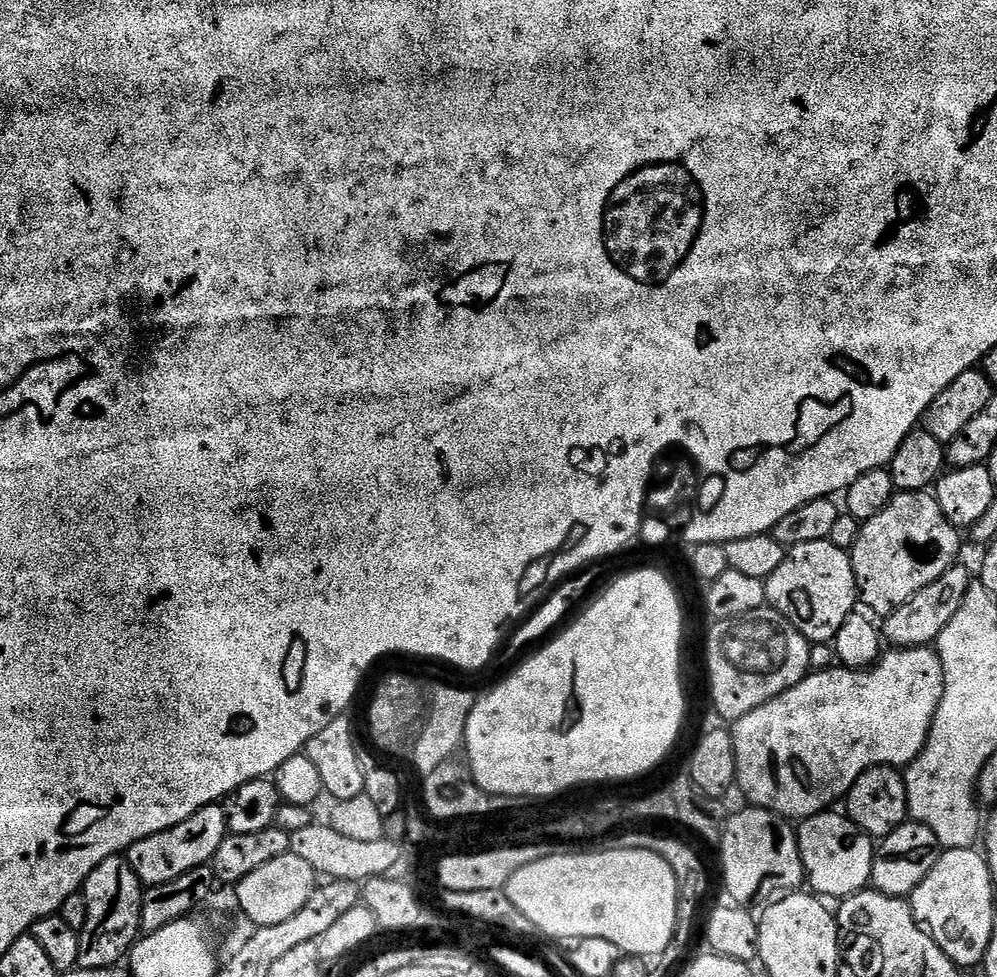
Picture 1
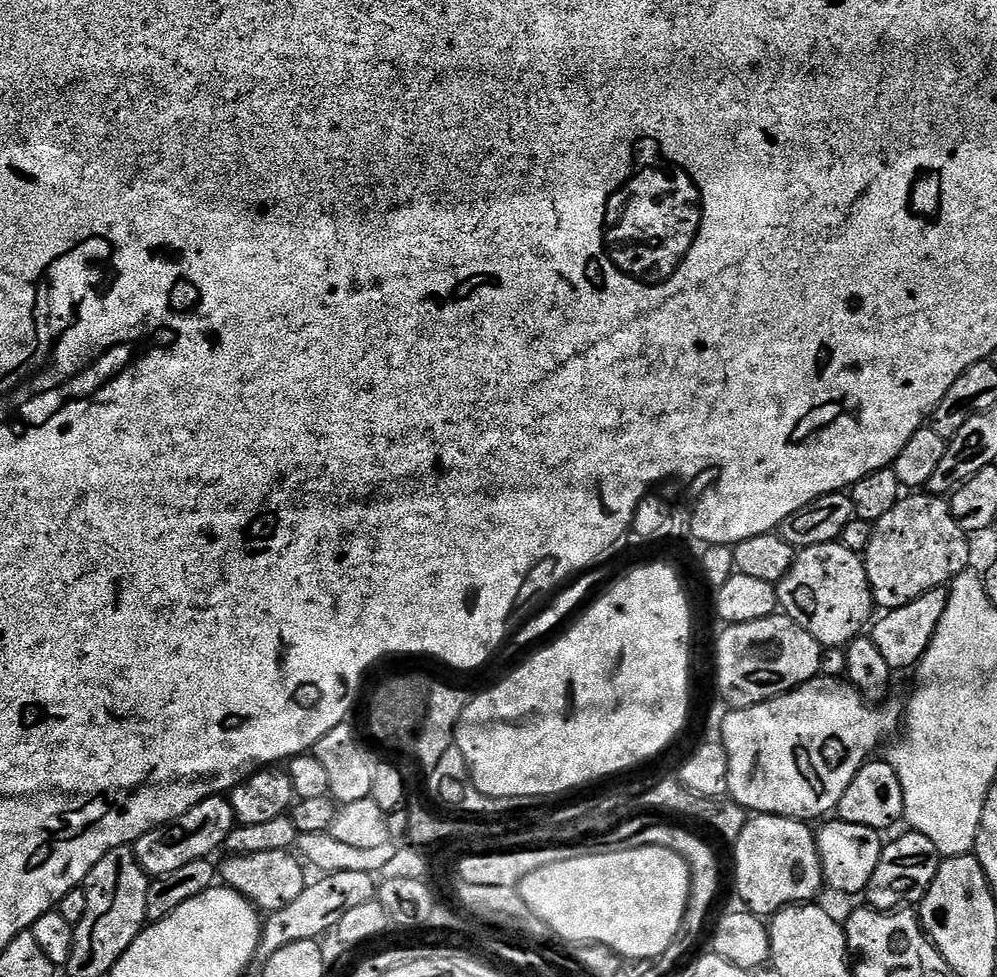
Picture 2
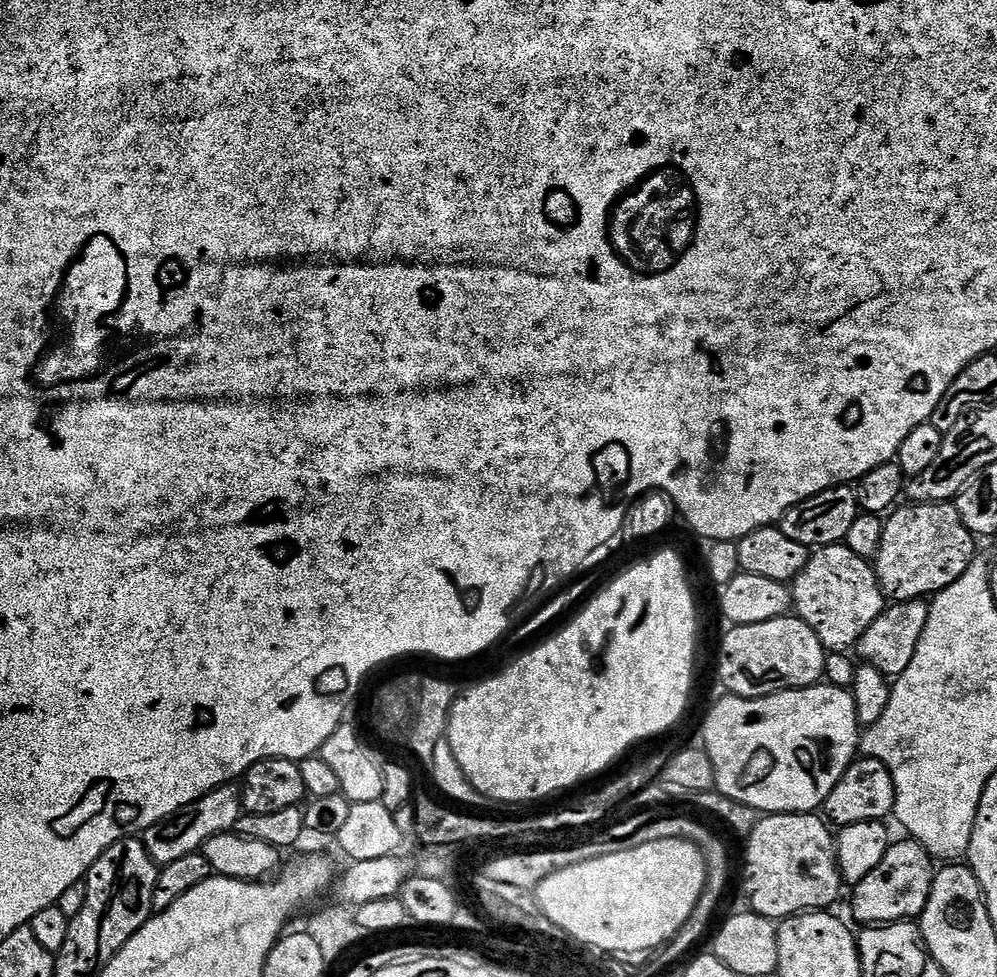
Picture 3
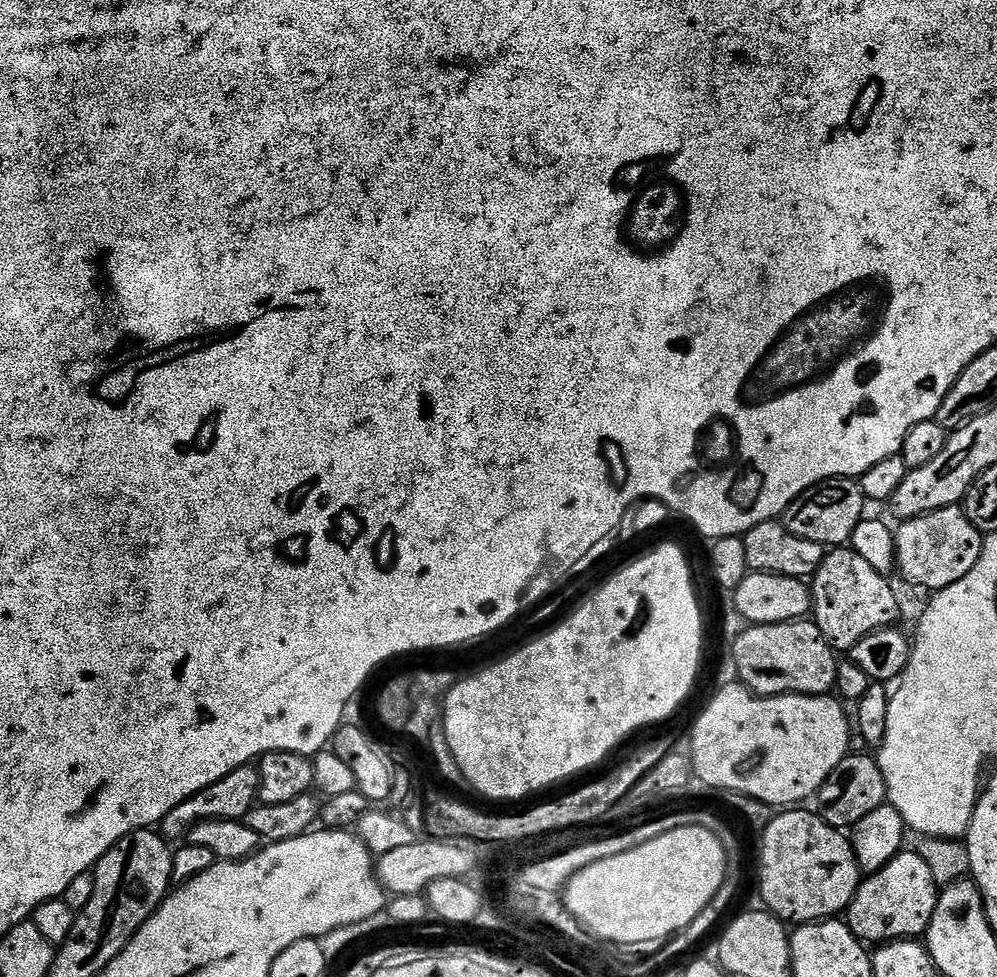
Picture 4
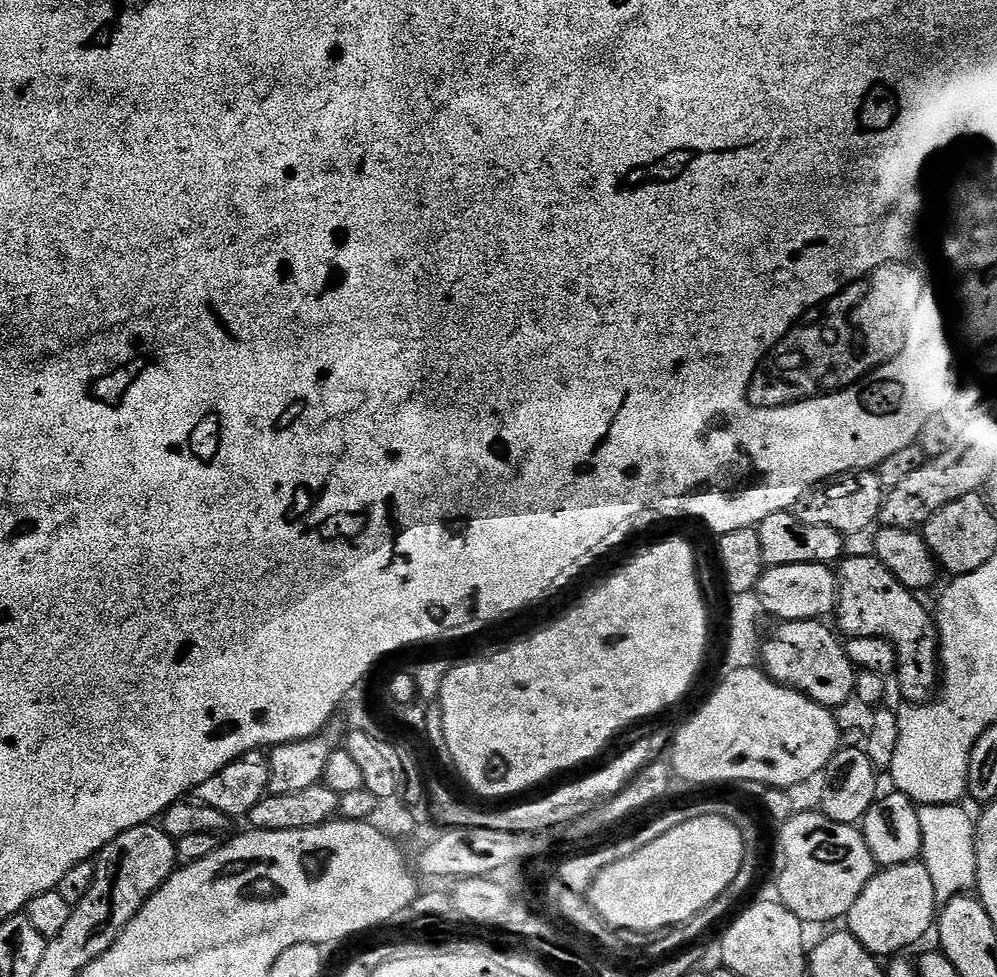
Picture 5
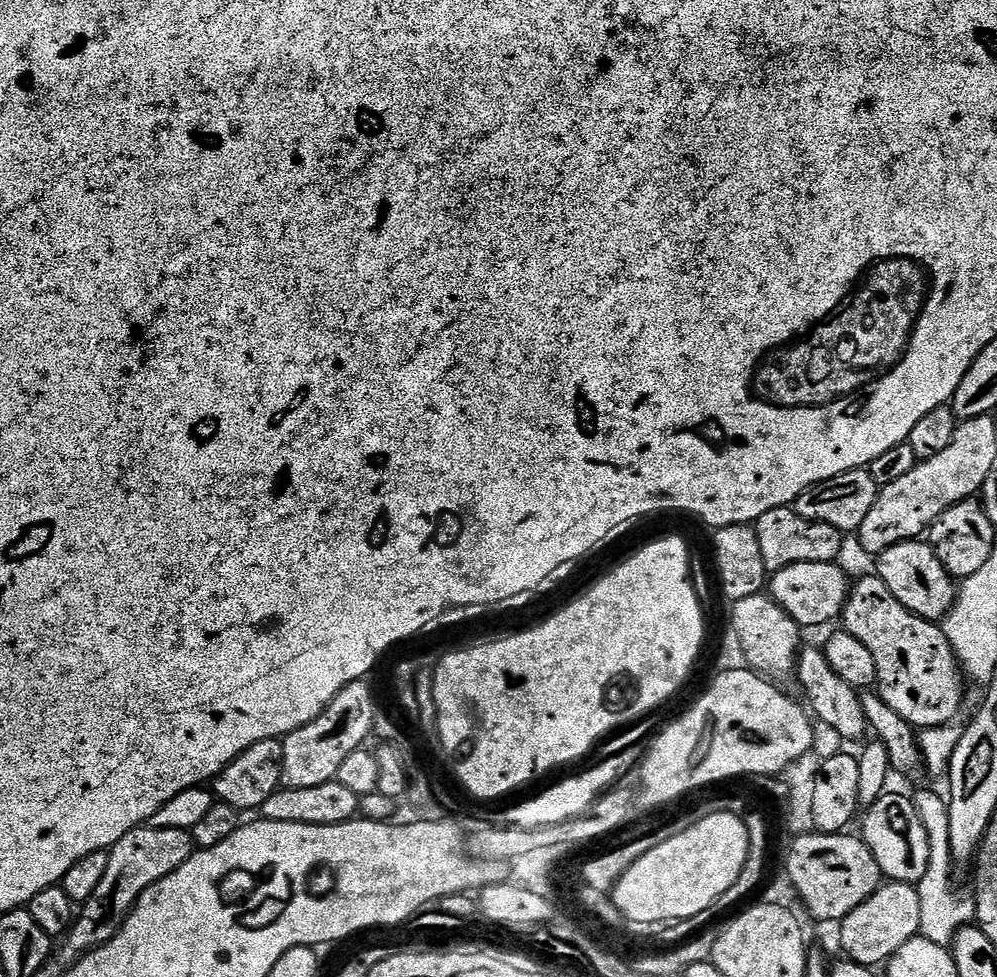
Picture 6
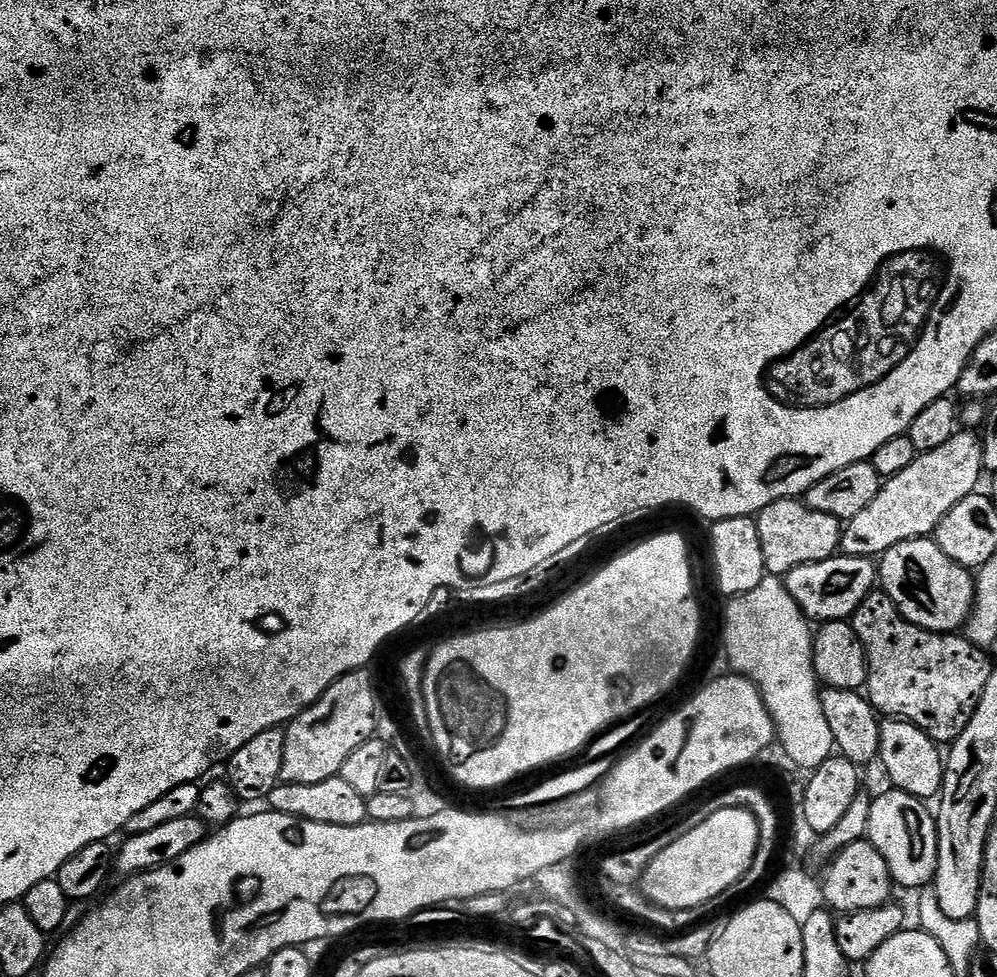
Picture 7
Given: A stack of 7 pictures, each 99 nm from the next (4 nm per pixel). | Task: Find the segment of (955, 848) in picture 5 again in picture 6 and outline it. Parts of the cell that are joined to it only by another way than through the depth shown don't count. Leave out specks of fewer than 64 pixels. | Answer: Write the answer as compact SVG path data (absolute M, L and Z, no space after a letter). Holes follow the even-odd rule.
M920 790L912 796L915 809L926 827L930 843L930 861L926 874L917 884L921 903L920 935L931 940L935 945L949 947L961 928L971 925L976 920L976 903L971 895L959 896L952 882L954 861L950 850L950 822L947 801L932 790Z

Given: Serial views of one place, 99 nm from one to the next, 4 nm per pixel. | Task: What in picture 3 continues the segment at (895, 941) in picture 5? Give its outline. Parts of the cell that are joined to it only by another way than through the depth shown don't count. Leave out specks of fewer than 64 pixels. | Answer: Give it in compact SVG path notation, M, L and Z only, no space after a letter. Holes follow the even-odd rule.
M903 838L889 847L886 858L862 882L851 889L852 916L860 926L879 926L915 921L930 898L934 861L917 840Z

